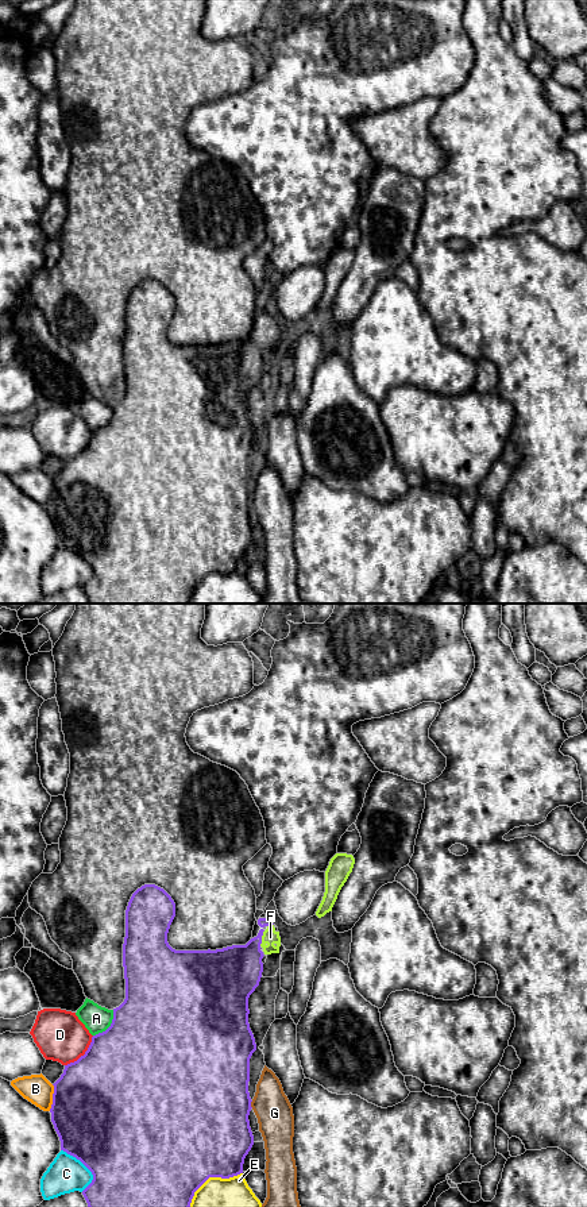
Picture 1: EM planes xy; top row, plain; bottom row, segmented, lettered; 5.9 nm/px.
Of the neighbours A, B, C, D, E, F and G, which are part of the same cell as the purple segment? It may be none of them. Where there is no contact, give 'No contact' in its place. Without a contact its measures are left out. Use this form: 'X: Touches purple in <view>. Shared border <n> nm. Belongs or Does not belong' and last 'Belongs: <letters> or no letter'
A: Touches purple in xy. Shared border 200 nm. Does not belong
B: Touches purple in xy. Shared border 160 nm. Does not belong
C: Touches purple in xy. Shared border 280 nm. Does not belong
D: Touches purple in xy. Shared border 260 nm. Does not belong
E: Touches purple in xy. Shared border 380 nm. Does not belong
F: Touches purple in xy. Shared border 100 nm. Belongs
G: Touches purple in xy. Shared border 50 nm. Does not belong
Belongs: F

